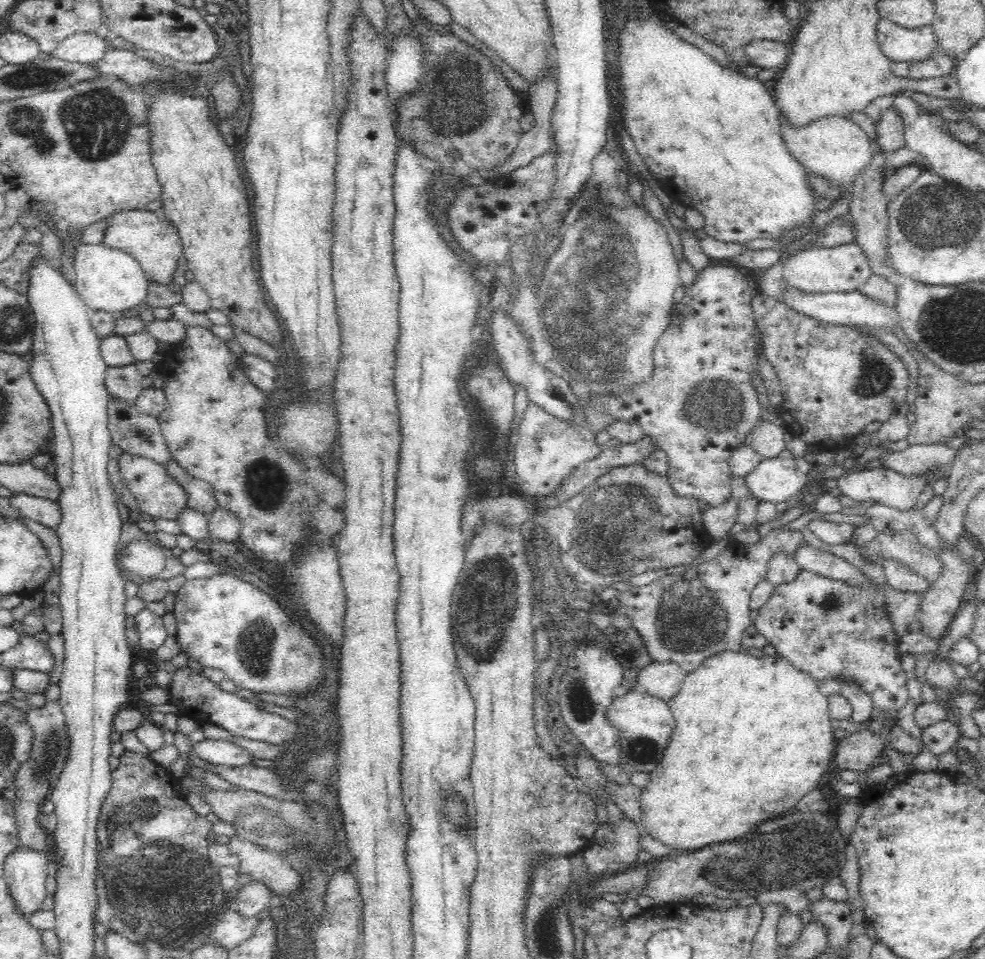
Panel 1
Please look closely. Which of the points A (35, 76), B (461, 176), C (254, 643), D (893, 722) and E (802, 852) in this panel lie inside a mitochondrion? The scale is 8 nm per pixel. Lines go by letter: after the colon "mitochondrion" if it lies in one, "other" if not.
A: mitochondrion
B: other
C: mitochondrion
D: other
E: mitochondrion

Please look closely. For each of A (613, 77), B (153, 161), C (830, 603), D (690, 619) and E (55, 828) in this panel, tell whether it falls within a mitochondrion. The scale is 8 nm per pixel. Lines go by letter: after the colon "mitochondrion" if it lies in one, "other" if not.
A: other
B: other
C: mitochondrion
D: mitochondrion
E: other

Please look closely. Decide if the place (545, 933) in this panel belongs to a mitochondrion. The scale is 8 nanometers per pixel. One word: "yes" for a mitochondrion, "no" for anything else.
yes

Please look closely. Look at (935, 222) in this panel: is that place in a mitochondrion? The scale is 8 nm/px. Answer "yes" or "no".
yes

